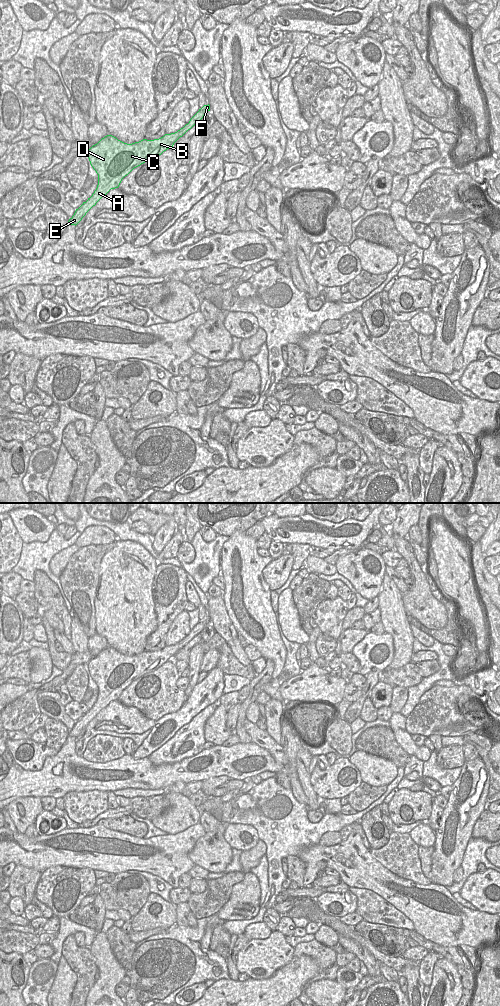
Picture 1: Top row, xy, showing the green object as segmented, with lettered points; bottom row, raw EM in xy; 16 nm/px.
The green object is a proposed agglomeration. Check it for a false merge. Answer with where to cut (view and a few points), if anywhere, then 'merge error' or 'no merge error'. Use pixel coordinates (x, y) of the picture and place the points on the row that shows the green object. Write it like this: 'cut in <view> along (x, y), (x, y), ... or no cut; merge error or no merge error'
no cut; no merge error

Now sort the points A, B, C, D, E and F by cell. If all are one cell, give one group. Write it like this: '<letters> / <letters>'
A B C D E F

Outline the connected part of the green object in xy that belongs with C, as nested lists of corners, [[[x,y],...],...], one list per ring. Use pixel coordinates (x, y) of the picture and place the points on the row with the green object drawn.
[[[204,105],[183,128],[175,133],[165,134],[159,139],[143,139],[127,144],[112,135],[107,135],[93,145],[88,150],[88,158],[98,174],[98,185],[92,196],[76,209],[68,224],[76,226],[102,197],[111,189],[118,188],[122,179],[134,168],[172,148],[174,143],[198,123],[208,111],[210,111],[210,105]]]

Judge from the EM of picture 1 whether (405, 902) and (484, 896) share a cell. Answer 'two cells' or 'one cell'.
two cells

